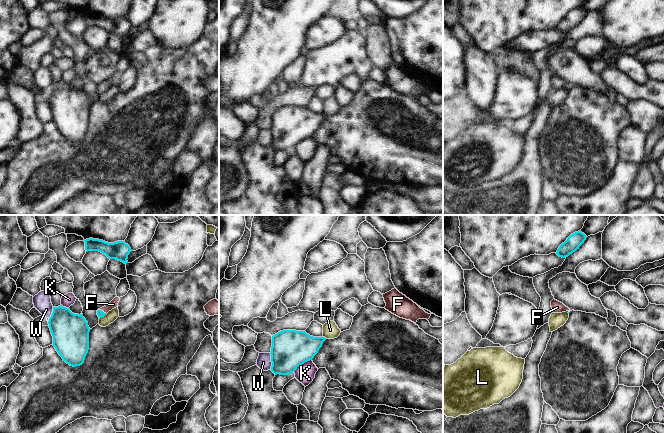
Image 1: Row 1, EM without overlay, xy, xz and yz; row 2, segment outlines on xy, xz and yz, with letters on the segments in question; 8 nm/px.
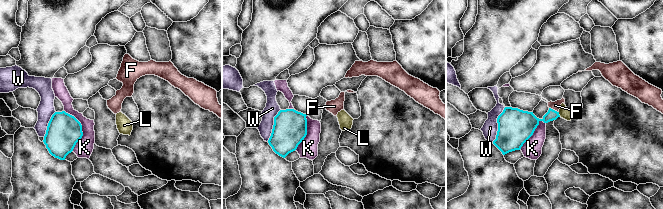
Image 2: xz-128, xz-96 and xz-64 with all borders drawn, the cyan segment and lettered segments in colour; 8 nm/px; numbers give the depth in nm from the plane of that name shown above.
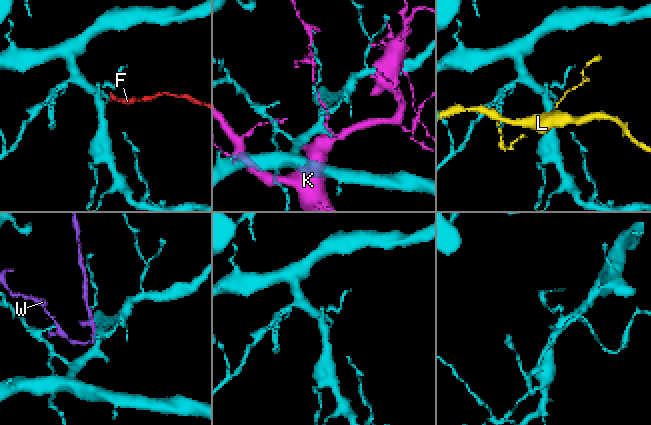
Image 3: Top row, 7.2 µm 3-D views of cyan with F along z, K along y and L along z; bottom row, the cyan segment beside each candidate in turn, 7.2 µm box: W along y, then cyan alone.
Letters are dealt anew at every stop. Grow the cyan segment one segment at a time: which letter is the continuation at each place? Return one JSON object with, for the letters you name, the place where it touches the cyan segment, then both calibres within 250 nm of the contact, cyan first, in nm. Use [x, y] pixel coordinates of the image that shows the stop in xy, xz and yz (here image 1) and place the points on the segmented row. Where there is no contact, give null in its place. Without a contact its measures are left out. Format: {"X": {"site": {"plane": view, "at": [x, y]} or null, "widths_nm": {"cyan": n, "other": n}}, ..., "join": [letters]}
{"F": {"site": {"plane": "xy", "at": [102, 311]}, "widths_nm": {"cyan": 50, "other": 70}}, "join": ["F"]}

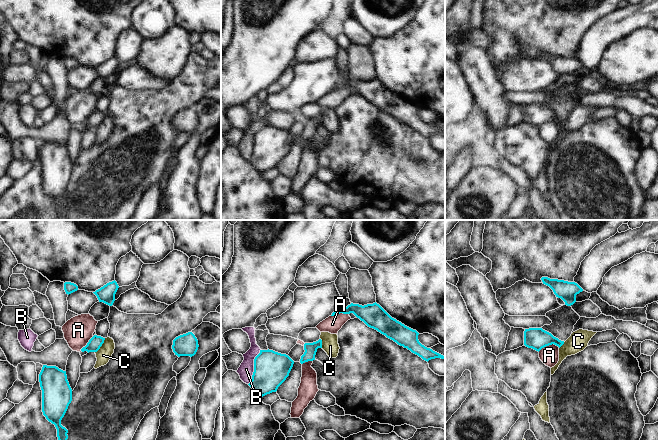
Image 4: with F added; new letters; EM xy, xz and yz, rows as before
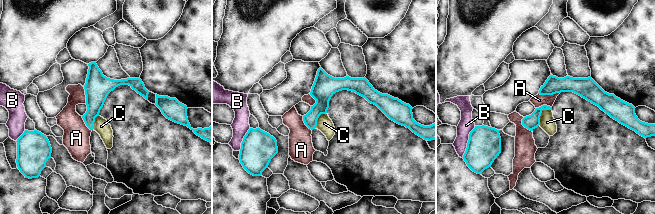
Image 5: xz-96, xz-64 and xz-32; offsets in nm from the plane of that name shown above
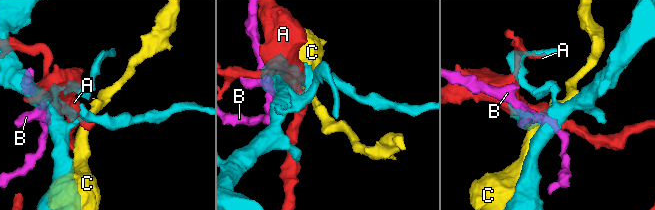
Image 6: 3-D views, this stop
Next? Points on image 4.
{"join": []}

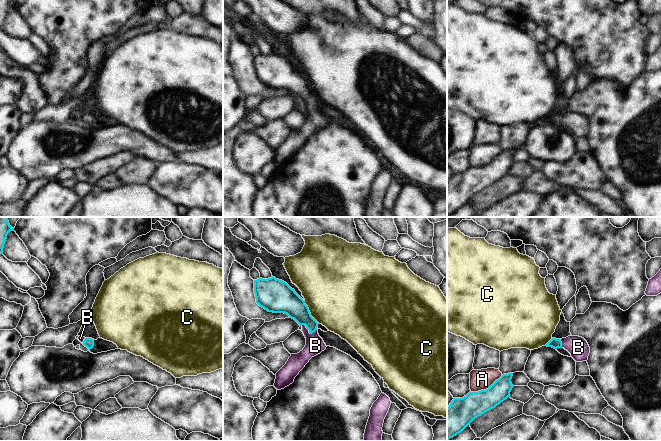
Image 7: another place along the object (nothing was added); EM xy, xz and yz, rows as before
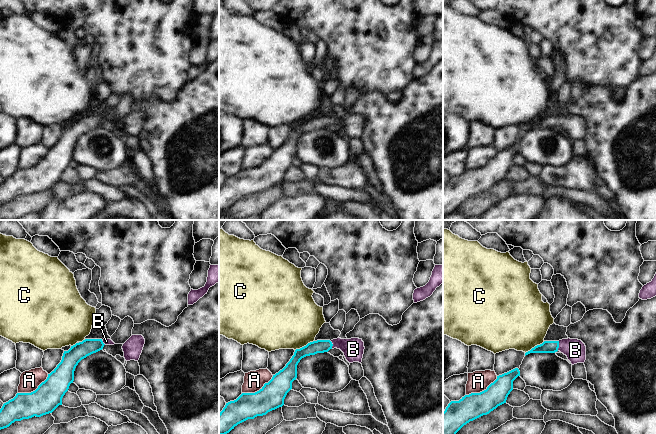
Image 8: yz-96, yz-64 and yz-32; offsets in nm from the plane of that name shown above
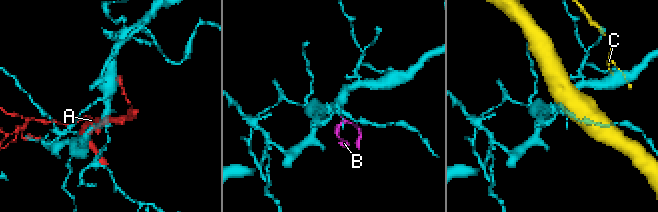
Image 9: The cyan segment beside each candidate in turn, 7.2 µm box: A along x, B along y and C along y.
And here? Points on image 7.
{"B": {"site": {"plane": "xz", "at": [309, 332]}, "widths_nm": {"cyan": 180, "other": 150}}, "join": ["B"]}

